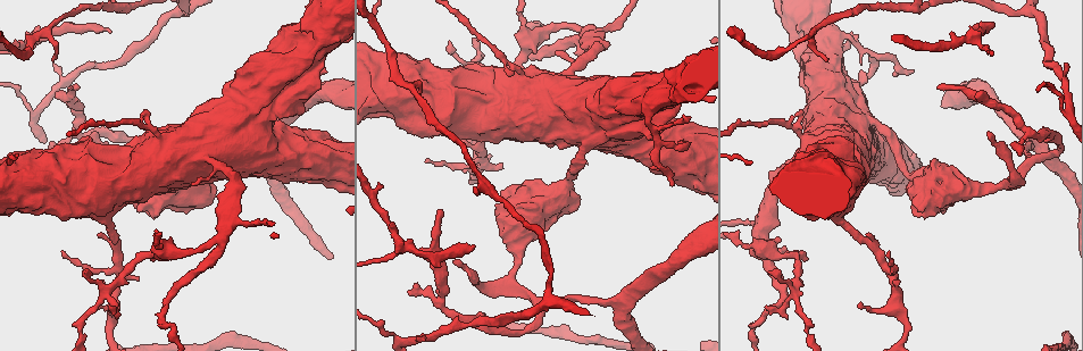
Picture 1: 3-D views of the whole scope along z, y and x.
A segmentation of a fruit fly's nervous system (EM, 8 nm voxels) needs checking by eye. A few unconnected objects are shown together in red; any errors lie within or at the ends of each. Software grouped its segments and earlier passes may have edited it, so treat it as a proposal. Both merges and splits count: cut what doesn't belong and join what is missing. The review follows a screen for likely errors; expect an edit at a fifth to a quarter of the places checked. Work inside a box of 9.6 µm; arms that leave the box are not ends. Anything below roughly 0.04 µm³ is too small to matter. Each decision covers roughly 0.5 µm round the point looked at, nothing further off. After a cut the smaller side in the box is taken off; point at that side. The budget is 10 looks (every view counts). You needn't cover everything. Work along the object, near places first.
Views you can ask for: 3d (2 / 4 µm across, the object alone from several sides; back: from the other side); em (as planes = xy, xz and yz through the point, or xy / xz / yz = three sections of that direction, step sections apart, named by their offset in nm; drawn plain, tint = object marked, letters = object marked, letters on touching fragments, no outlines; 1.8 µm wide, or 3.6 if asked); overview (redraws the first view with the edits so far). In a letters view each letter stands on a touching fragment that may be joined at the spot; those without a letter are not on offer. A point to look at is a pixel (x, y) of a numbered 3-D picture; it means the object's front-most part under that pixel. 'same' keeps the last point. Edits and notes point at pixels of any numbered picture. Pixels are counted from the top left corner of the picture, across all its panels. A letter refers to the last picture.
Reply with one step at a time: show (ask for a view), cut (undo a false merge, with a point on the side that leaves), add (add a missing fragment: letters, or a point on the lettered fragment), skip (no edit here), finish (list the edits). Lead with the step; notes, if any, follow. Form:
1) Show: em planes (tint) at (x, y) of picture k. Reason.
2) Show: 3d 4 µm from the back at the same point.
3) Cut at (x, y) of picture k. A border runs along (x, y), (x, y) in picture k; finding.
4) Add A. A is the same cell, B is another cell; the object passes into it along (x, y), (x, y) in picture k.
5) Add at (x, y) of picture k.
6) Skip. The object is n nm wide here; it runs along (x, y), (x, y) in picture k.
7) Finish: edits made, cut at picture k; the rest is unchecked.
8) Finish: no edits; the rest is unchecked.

Show: em planes (letters) at (643, 120) of picture 1. Sudden change in width.

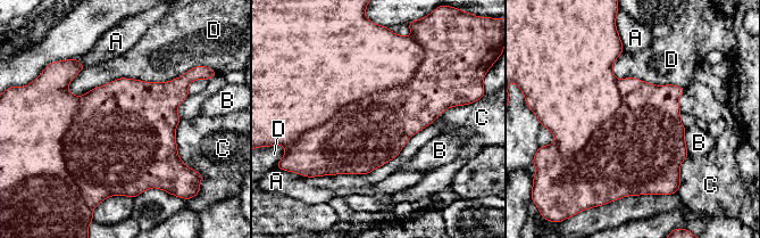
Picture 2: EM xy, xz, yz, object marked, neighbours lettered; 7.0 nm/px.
Cut at (370, 131) of picture 2. The longest contact is with D, 850 nm; A, B, C and D are other cells; a border runs along (425, 56), (403, 85), (301, 133) in picture 2; a second neuron is stuck on.

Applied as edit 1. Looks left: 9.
Show: overview. See it whole again.

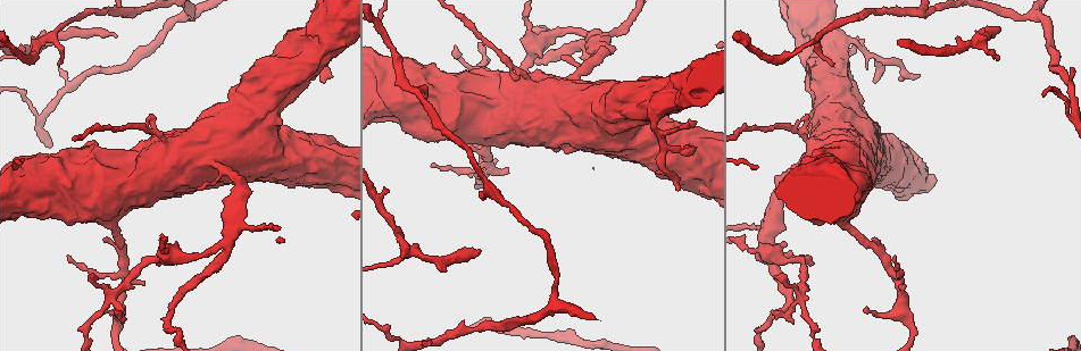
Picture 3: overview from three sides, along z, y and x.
Show: em planes (tint) at (589, 36) of picture 3. Four-way junction.

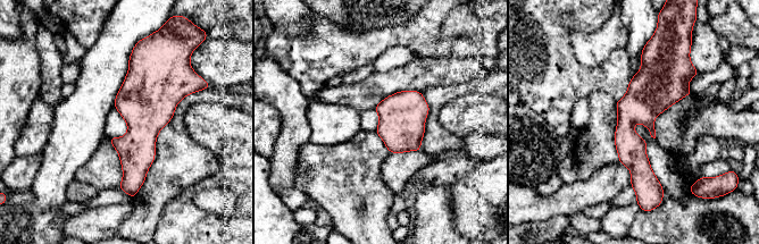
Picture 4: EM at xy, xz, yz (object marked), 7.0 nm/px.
Show: em planes (letters) at the same point. What lies round it.

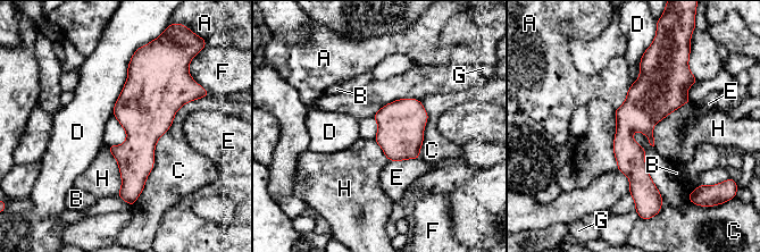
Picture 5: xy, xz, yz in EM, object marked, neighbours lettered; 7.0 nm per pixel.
Skip. A, B, C, D, E, F, G and H are other cells; a border runs along (690, 101), (653, 126), (653, 145) in picture 5; all the same neuron.

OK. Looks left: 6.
Finish: edits made, cut at picture 2; the rest is unchecked.

